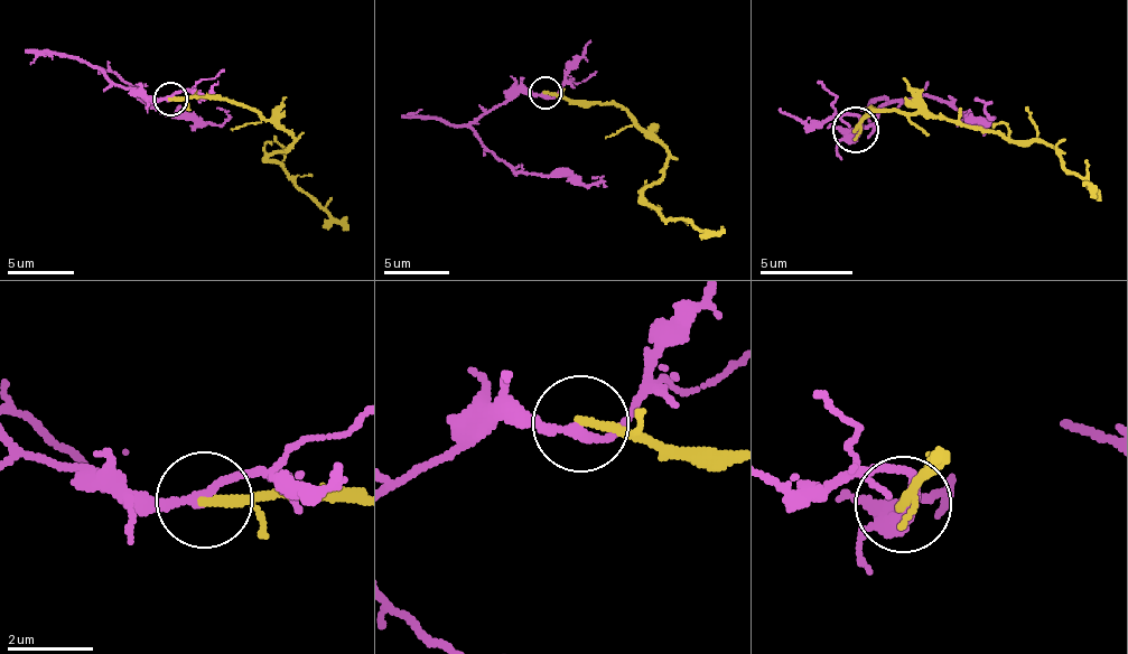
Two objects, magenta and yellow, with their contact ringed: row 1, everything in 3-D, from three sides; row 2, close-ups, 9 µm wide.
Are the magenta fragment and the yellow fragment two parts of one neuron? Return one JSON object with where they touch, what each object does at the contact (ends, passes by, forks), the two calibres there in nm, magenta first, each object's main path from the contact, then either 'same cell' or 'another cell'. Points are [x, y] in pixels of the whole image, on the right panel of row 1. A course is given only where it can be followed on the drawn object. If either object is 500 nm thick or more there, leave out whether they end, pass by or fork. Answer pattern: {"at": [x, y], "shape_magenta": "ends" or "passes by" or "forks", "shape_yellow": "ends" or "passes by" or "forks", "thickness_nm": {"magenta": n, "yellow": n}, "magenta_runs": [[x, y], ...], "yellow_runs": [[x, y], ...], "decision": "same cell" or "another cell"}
{"at": [856, 130], "shape_magenta": "passes by", "shape_yellow": "ends", "thickness_nm": {"magenta": 220, "yellow": 200}, "magenta_runs": [[855, 129], [854, 136], [894, 104], [937, 95], [975, 122], [976, 115], [989, 121], [986, 105], [976, 100]], "yellow_runs": [[855, 129], [870, 106], [926, 111], [945, 120], [969, 123], [1024, 141], [1037, 138], [1056, 152], [1096, 195]], "decision": "another cell"}

